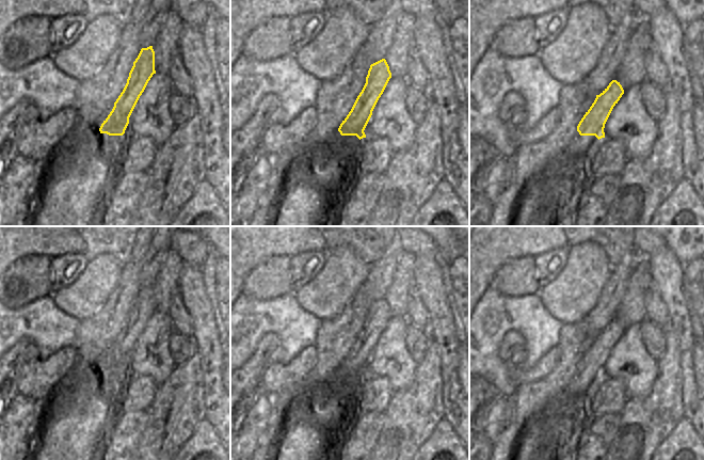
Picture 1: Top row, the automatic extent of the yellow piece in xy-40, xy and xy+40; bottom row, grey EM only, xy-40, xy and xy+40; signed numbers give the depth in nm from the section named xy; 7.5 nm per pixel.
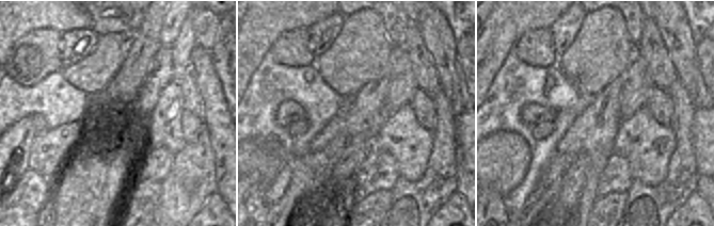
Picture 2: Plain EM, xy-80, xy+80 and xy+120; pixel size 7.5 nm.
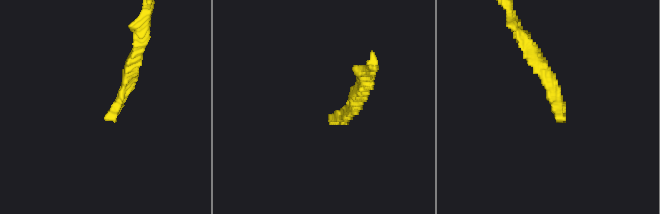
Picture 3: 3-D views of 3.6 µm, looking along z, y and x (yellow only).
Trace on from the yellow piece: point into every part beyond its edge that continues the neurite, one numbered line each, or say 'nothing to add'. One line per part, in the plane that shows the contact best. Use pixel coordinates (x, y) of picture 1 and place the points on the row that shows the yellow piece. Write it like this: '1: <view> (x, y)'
1: xy (341, 145)

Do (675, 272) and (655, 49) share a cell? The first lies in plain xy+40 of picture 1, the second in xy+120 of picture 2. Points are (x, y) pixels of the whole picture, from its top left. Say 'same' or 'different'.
different

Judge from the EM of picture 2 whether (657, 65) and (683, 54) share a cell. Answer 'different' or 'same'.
different

